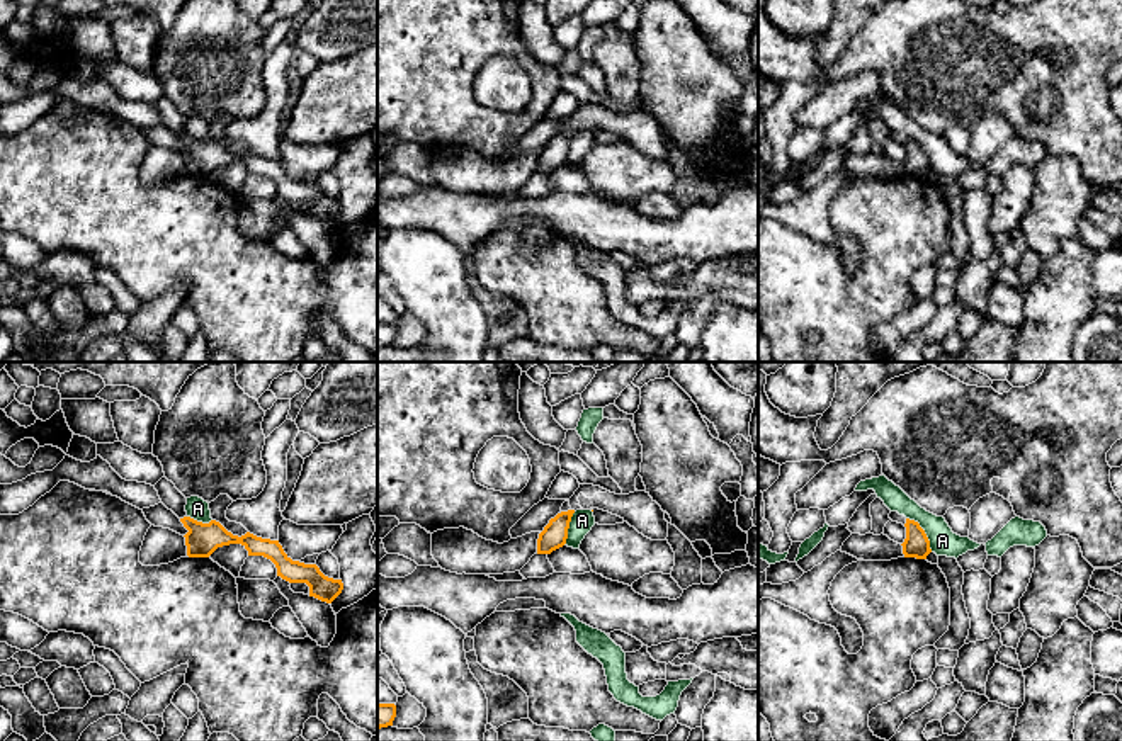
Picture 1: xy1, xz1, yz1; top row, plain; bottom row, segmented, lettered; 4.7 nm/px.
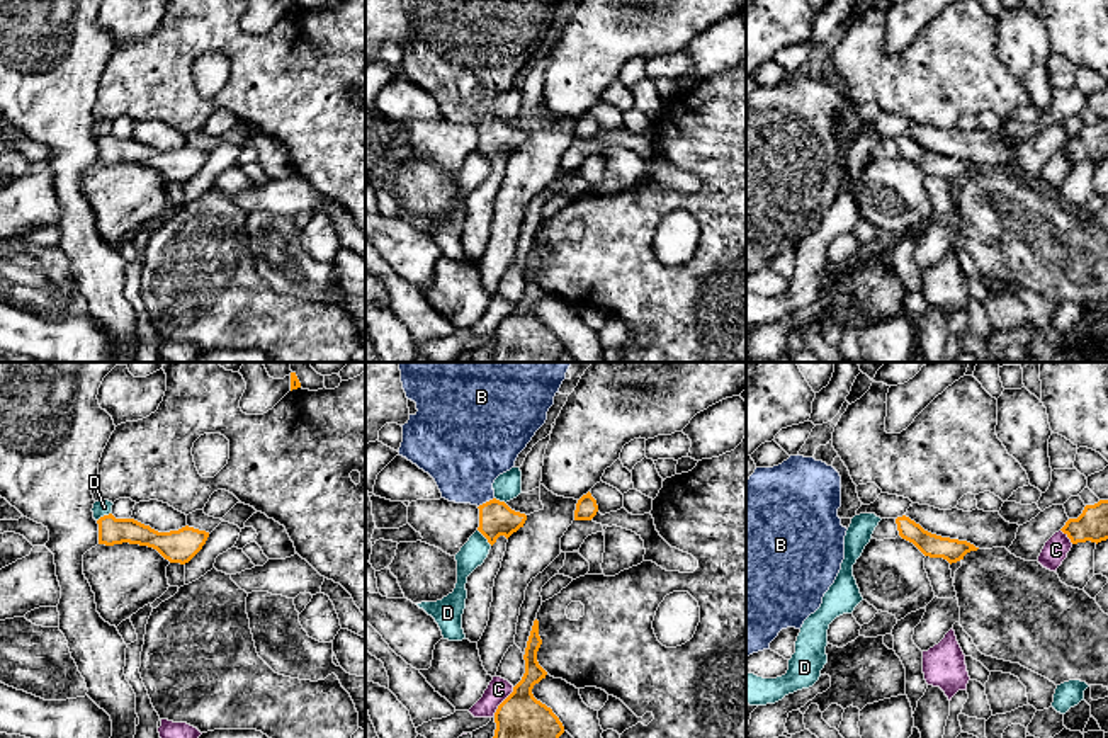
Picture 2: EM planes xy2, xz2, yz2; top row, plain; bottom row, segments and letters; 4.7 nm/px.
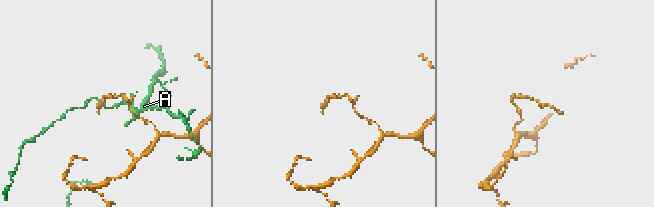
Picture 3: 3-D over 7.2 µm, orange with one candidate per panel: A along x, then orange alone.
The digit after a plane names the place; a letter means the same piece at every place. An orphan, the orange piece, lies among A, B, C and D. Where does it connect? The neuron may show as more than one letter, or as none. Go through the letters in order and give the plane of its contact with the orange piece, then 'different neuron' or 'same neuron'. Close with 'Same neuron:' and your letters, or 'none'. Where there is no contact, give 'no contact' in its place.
A: yz1 | different neuron
B: xz2 | same neuron
C: xz2 | different neuron
D: xz2 | different neuron
Same neuron: B

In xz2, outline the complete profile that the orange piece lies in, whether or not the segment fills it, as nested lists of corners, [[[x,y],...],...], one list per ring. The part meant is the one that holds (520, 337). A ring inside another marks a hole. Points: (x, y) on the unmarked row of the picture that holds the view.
[[[535,238],[523,274],[525,292],[495,332],[493,362],[557,362],[564,352],[564,345],[552,328],[532,313],[534,304],[547,294],[537,281],[540,264]]]

